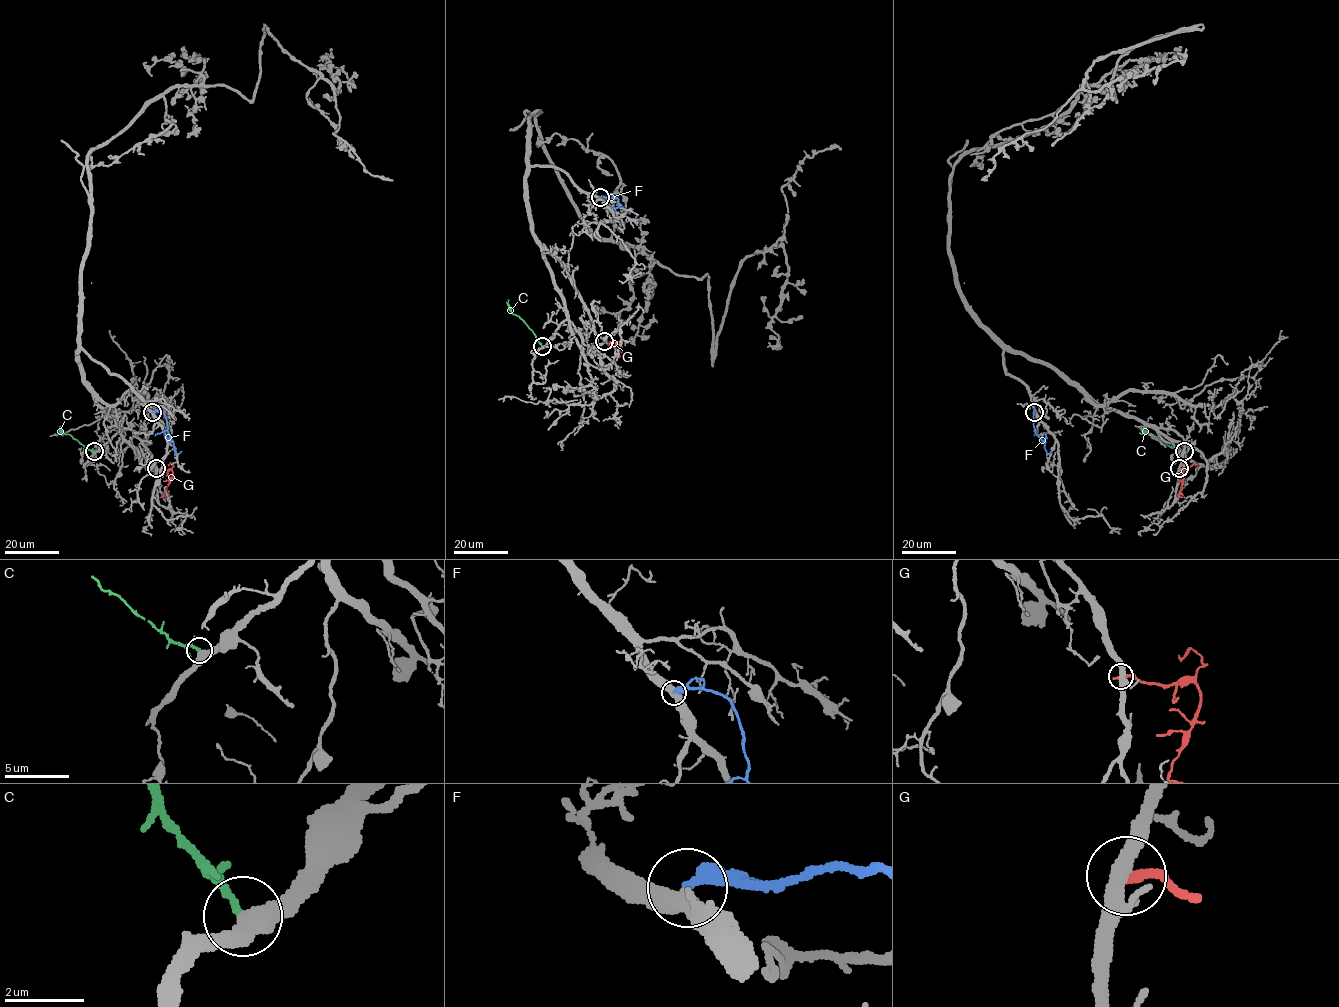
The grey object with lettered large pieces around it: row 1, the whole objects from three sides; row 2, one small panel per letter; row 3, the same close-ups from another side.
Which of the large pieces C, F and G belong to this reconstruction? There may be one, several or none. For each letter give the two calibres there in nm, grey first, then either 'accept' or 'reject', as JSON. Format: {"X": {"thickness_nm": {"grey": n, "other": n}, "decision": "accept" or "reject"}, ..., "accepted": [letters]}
{"C": {"thickness_nm": {"grey": 440, "other": 190}, "decision": "reject"}, "F": {"thickness_nm": {"grey": 480, "other": 400}, "decision": "reject"}, "G": {"thickness_nm": {"grey": 360, "other": 240}, "decision": "reject"}, "accepted": []}

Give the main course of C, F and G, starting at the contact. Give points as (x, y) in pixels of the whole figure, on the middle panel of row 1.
C: (542, 347), (533, 332), (511, 310), (508, 300)
F: (601, 197), (616, 197), (618, 204), (630, 213)
G: (604, 341), (619, 346), (611, 341), (609, 345)

